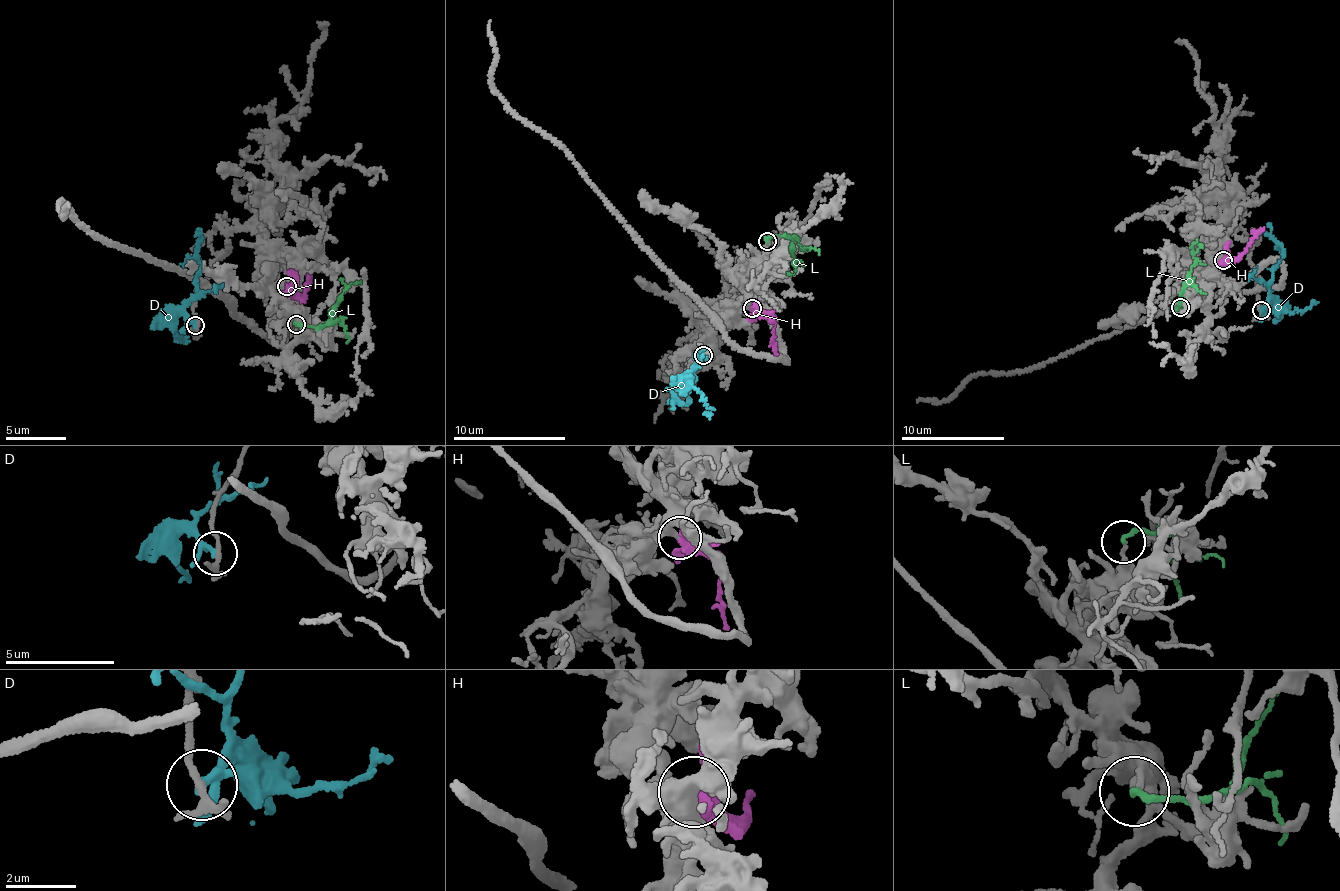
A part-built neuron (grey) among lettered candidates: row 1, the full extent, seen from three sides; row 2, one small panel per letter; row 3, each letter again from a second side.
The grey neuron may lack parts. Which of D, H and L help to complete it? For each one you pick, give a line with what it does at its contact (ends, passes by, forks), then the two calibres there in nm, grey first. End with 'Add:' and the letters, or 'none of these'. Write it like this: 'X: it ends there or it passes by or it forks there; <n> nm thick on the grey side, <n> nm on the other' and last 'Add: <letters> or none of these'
H: it passes by; 260 nm thick on the grey side, 500 nm on the other
Add: H

